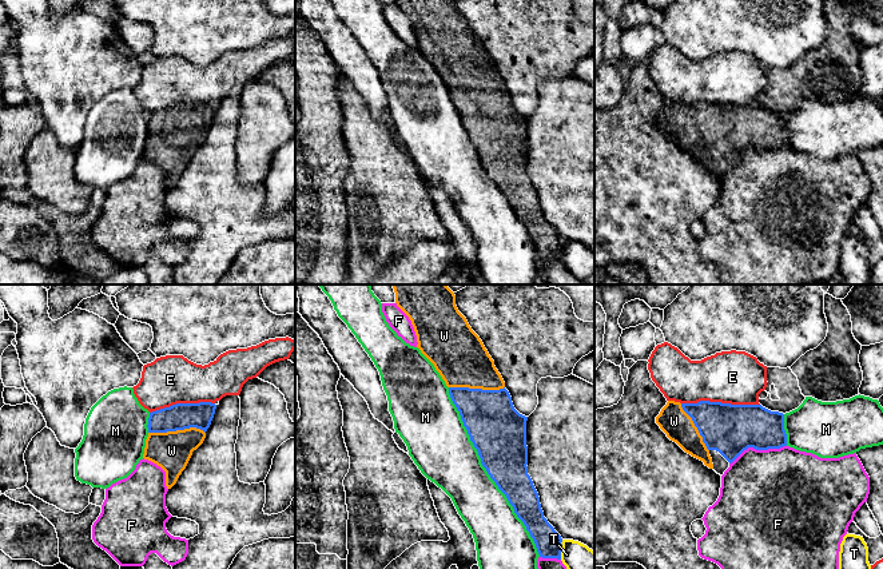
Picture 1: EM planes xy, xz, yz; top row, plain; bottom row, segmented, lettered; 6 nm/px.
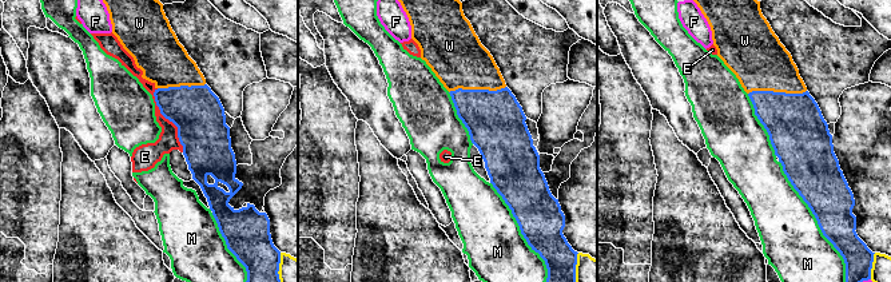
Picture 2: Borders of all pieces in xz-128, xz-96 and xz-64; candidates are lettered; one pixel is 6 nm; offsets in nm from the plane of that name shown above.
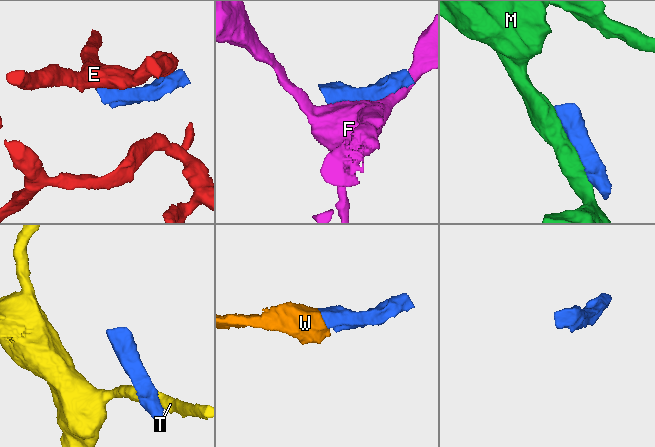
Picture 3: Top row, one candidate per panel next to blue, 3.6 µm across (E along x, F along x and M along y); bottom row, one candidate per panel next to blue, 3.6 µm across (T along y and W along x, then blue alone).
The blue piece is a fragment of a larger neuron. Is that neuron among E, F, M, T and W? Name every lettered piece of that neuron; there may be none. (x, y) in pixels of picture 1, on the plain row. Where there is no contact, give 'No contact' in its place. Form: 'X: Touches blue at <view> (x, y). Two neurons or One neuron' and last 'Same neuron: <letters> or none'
E: Touches blue at yz (720, 103). Two neurons
F: Touches blue at yz (758, 150). Two neurons
M: Touches blue at xz (486, 171). Two neurons
T: Touches blue at xz (561, 250). Two neurons
W: Touches blue at xy (177, 130). One neuron
Same neuron: W

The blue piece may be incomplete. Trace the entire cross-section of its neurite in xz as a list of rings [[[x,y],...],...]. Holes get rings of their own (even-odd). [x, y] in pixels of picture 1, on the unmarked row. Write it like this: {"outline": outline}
{"outline": [[[395,0],[395,4],[411,21],[417,48],[434,65],[449,88],[450,99],[460,112],[482,167],[526,227],[540,258],[561,260],[562,239],[544,218],[538,194],[528,175],[528,118],[514,110],[494,61],[458,12],[456,0]]]}

